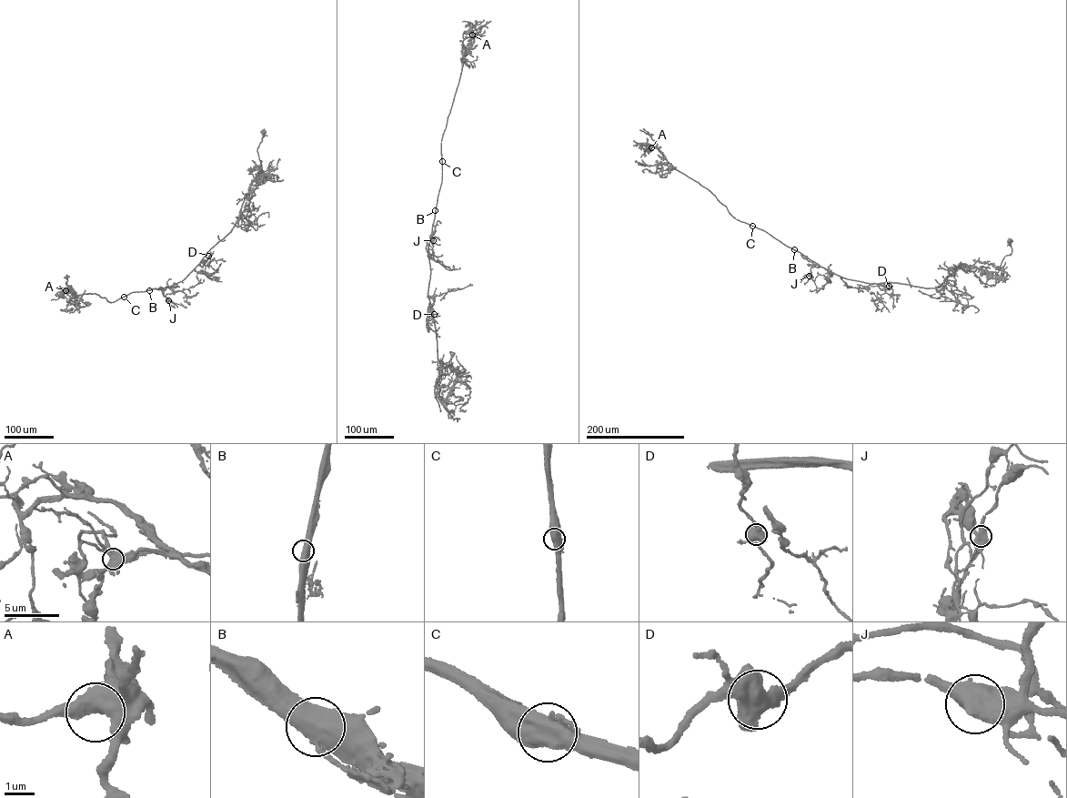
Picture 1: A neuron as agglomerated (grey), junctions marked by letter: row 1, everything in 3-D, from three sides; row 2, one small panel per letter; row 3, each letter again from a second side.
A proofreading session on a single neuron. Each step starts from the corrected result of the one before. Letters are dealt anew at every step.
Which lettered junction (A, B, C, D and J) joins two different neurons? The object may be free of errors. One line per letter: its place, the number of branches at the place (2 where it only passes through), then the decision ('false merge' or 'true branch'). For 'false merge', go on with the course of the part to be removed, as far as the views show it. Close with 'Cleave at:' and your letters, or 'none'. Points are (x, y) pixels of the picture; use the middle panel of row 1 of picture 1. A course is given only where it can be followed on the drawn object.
A: place (472, 35); branches 2; true branch
B: place (435, 210); branches 2; true branch
C: place (442, 161); branches 2; true branch
D: place (434, 314); branches 2; true branch
J: place (433, 240); branches 2; true branch
Cleave at: none

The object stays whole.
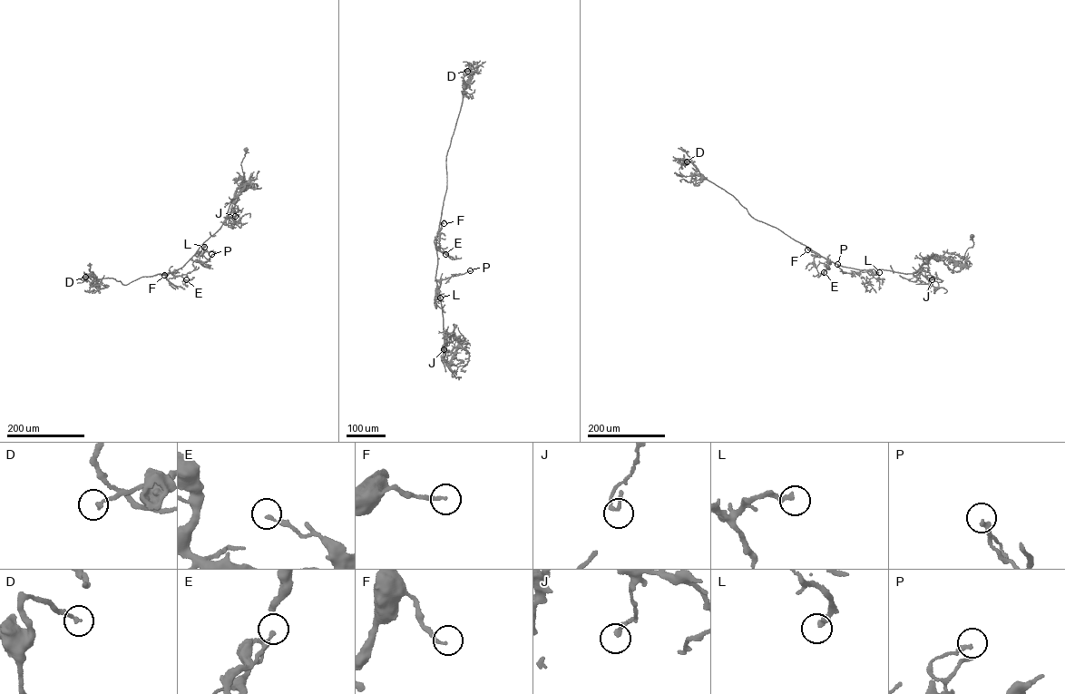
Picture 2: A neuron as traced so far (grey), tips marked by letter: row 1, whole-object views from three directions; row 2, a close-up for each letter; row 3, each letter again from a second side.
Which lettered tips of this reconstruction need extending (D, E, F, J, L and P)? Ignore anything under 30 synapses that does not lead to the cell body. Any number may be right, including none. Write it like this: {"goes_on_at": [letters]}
{"goes_on_at": ["L"]}

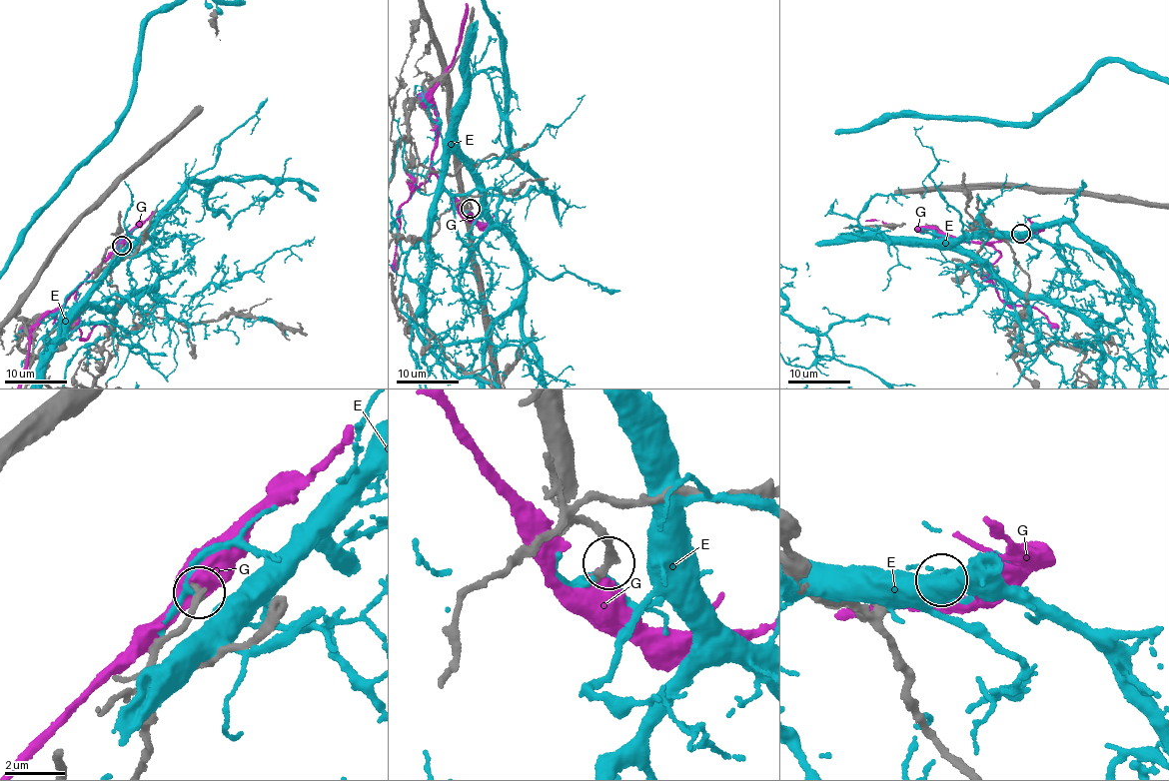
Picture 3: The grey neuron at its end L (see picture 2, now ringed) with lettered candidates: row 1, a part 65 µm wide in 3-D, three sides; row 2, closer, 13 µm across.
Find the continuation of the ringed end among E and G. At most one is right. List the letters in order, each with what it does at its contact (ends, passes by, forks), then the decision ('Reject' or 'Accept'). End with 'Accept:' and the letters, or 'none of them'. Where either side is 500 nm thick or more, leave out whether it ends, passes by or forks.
E: It passes by. Reject
G: Reject
Accept: none of them

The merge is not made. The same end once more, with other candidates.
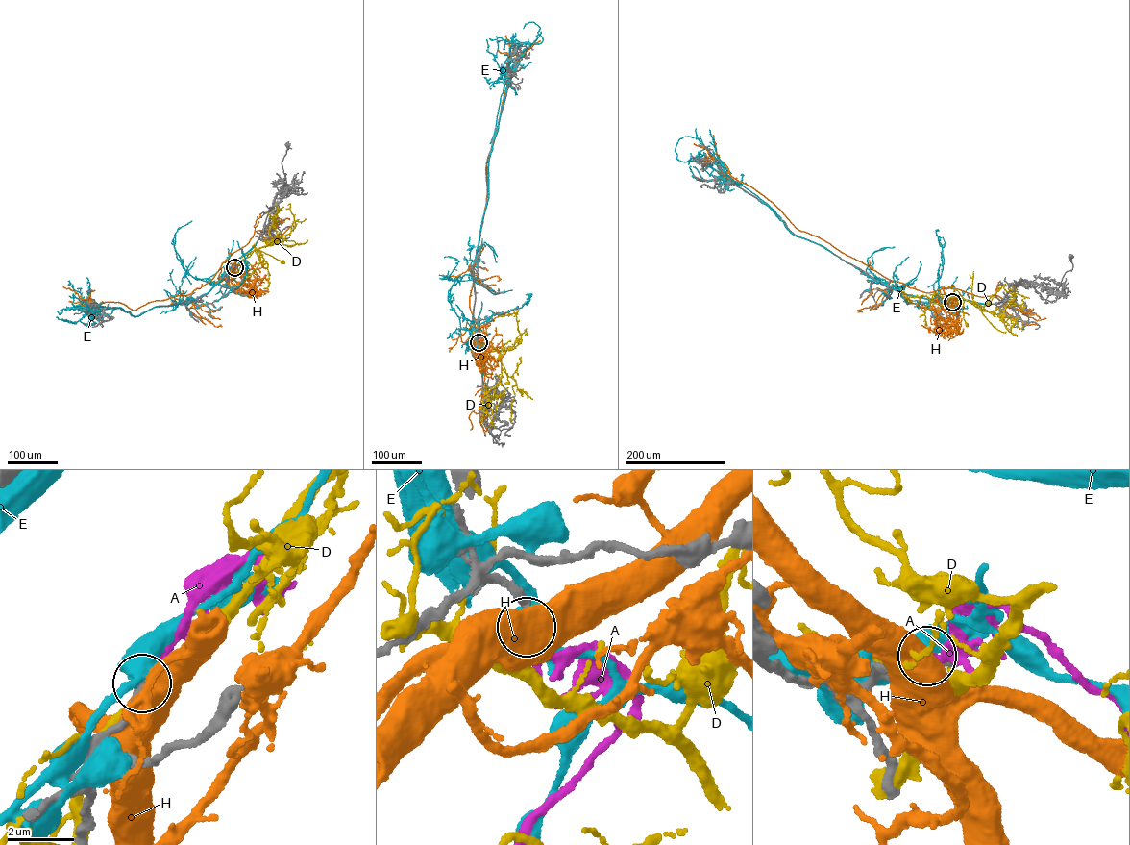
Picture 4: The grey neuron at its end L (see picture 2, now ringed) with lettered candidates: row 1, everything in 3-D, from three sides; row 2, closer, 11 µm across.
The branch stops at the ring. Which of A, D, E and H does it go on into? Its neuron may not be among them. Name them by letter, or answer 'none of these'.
A

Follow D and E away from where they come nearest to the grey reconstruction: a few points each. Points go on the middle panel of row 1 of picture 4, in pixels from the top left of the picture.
D: (478, 342), (491, 351), (500, 352), (503, 347), (498, 358), (504, 368), (506, 383)
E: (478, 342), (473, 267), (509, 72), (503, 66), (515, 43), (543, 39), (533, 22), (523, 28)

